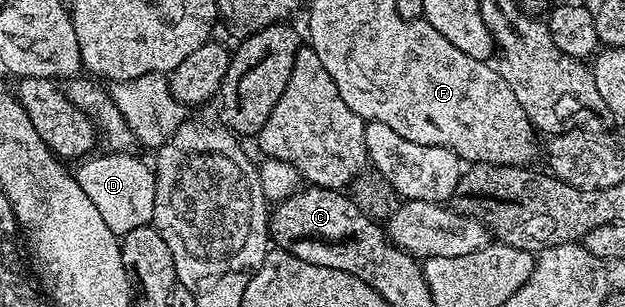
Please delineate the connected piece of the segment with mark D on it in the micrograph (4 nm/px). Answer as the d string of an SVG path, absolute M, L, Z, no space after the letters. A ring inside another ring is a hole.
M107 152L92 155L84 159L74 169L75 180L85 190L89 202L97 206L101 218L105 218L105 226L113 230L118 237L123 237L129 230L146 228L153 218L153 202L155 201L155 174L150 163L138 160L131 152Z

